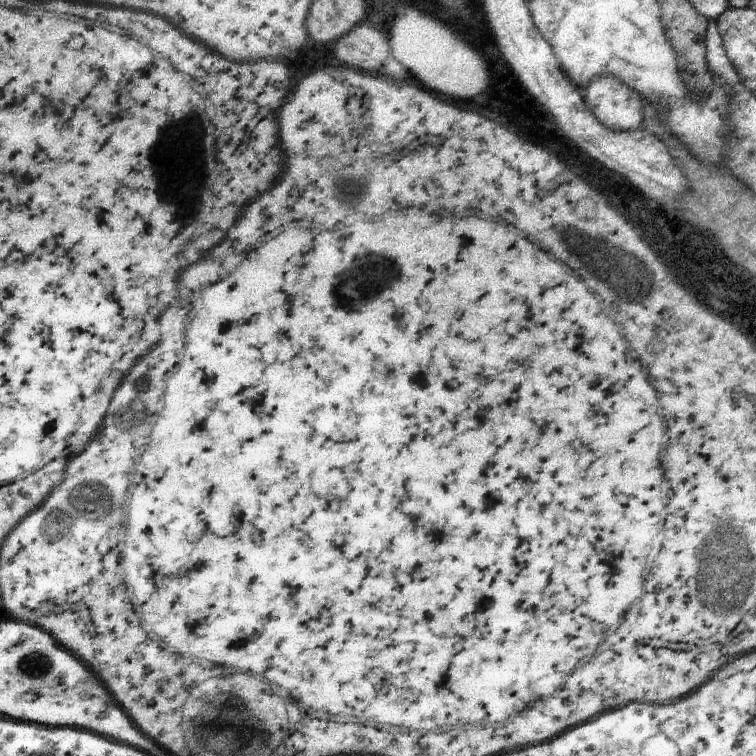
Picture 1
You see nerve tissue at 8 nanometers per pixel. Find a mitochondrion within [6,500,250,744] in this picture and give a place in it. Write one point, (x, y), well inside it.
(32, 665)

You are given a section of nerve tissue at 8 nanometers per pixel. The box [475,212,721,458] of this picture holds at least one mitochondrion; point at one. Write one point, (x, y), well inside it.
(630, 284)

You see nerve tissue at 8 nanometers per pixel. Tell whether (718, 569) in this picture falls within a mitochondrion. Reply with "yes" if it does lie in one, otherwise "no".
yes

